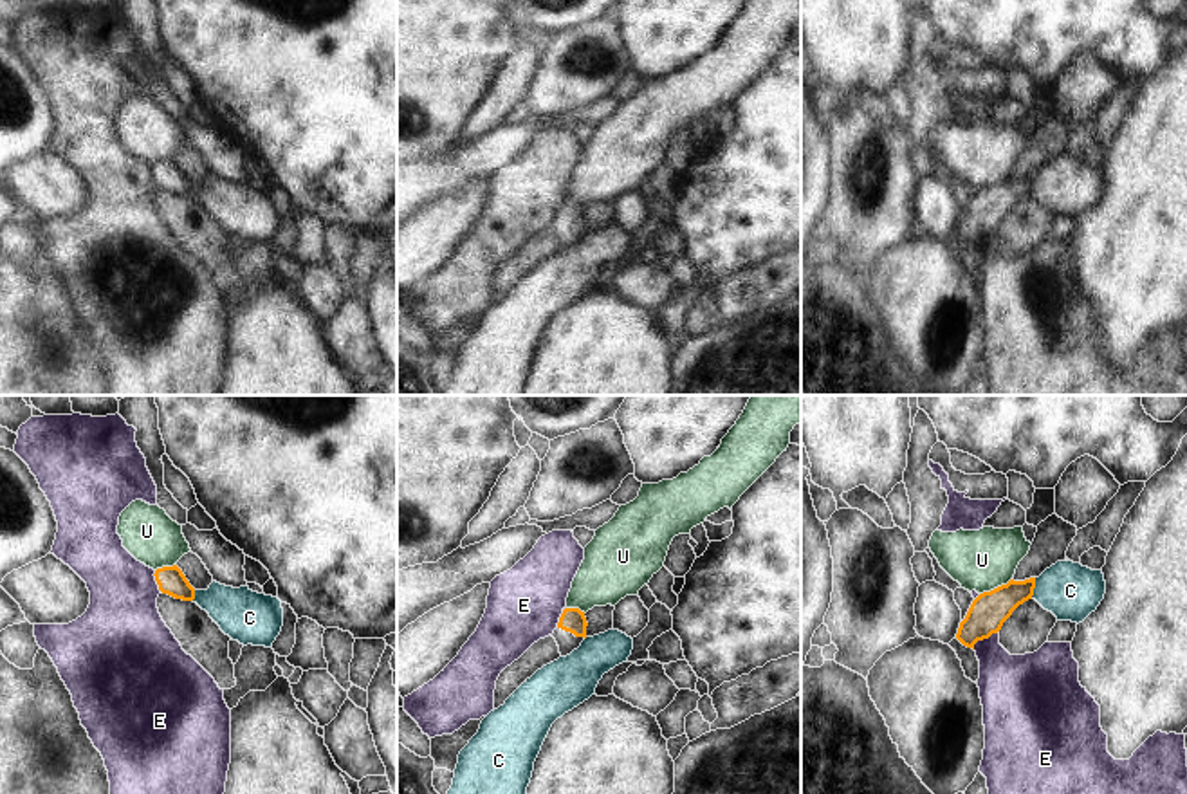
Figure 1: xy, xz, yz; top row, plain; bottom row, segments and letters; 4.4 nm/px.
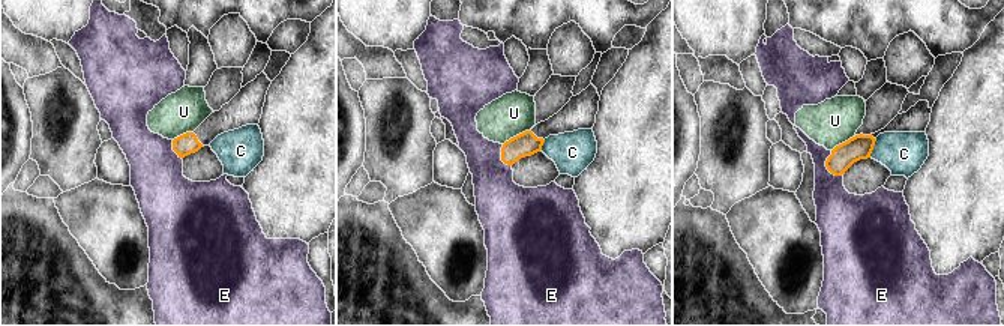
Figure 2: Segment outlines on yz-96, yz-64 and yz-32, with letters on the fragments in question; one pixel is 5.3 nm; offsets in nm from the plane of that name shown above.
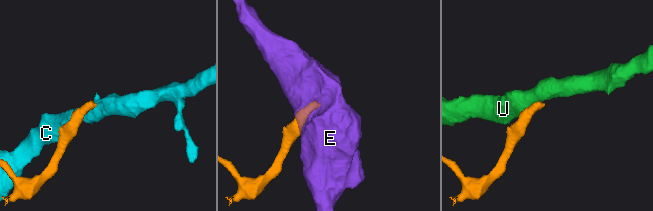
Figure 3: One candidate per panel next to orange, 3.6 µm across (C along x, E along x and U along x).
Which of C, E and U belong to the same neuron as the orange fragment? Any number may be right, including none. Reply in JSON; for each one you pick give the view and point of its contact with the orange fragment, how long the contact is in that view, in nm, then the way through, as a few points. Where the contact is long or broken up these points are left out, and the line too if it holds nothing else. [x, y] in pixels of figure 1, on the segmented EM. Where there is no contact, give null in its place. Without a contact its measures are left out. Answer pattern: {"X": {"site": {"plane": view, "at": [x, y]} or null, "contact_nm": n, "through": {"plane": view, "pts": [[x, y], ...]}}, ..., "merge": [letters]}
{"merge": []}

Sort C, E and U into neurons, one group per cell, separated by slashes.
C / E / U

